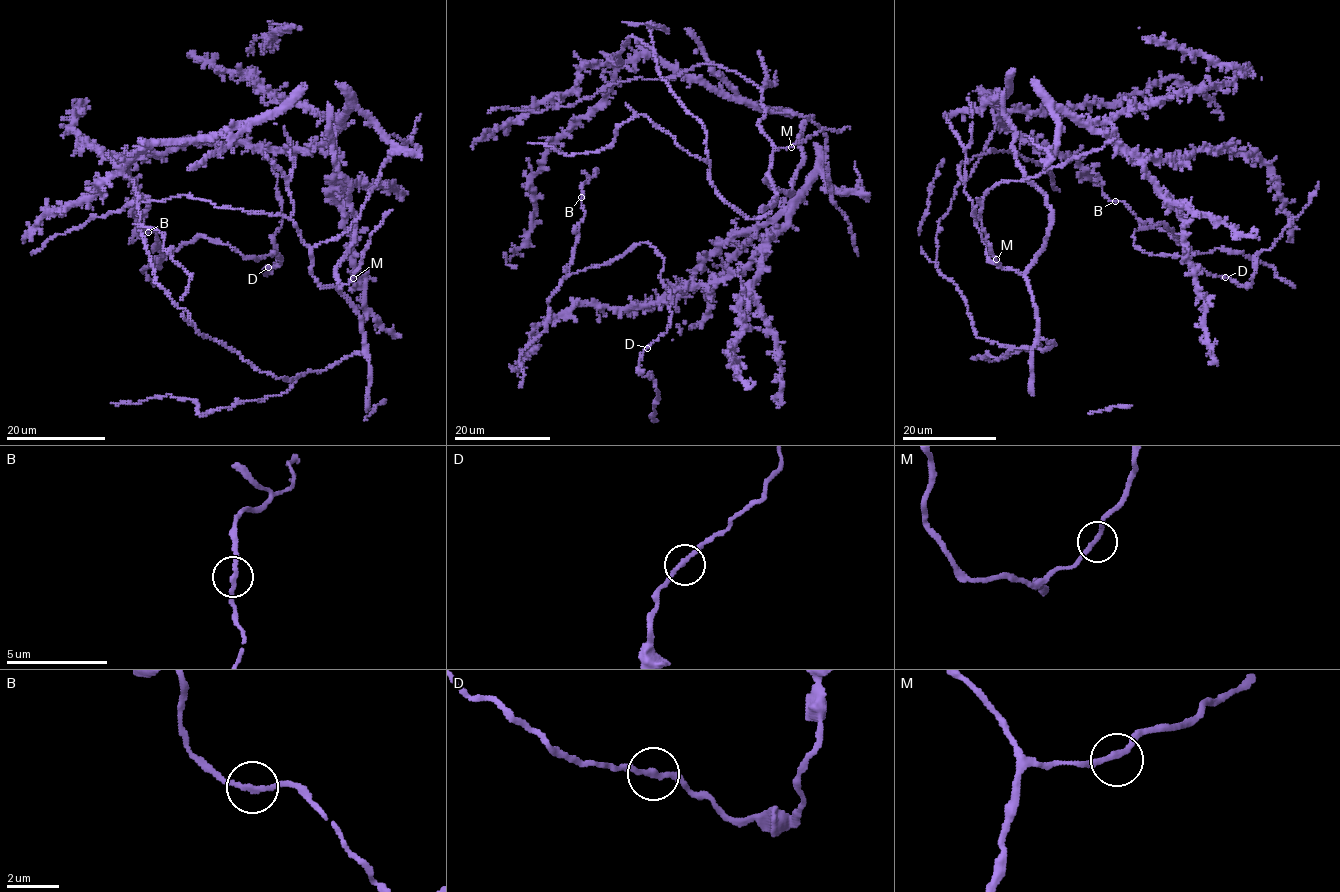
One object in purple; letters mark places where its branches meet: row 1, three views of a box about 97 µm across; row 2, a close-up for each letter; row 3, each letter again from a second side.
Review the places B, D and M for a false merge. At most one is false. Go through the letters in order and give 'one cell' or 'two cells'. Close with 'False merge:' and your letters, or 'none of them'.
B: one cell
D: one cell
M: one cell
False merge: none of them

